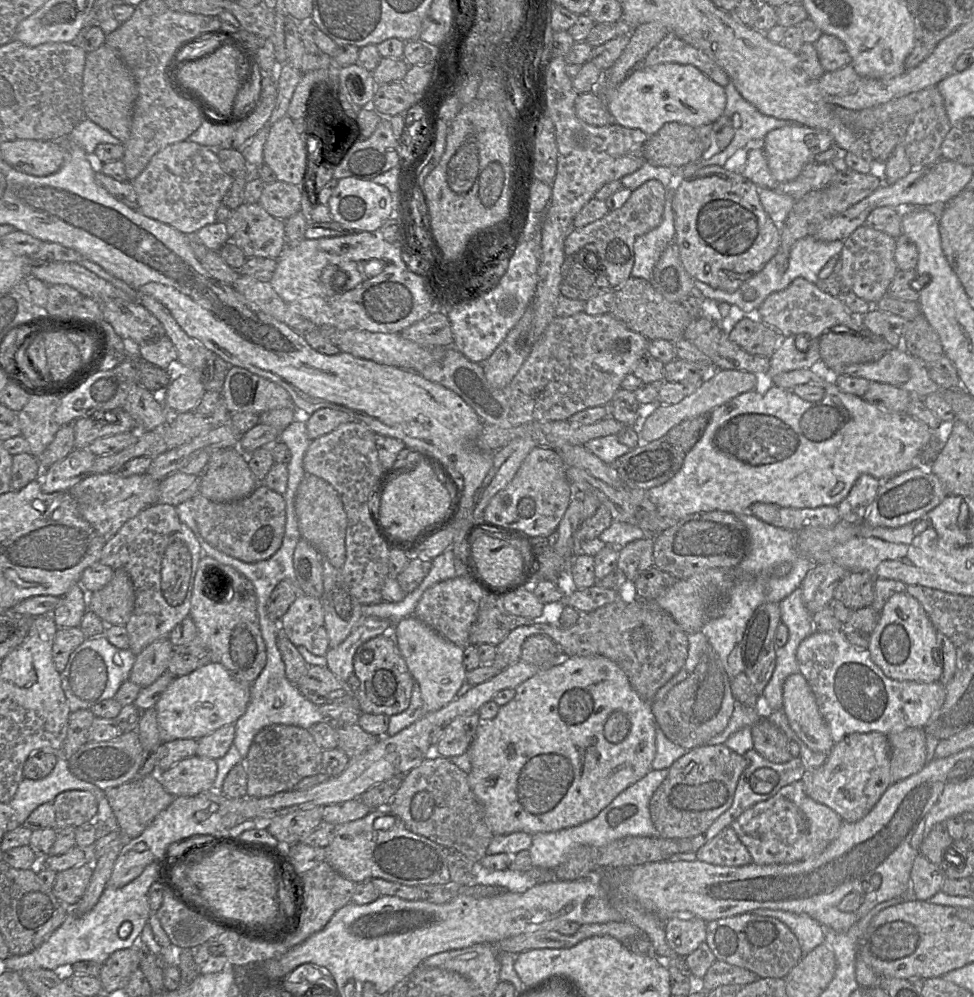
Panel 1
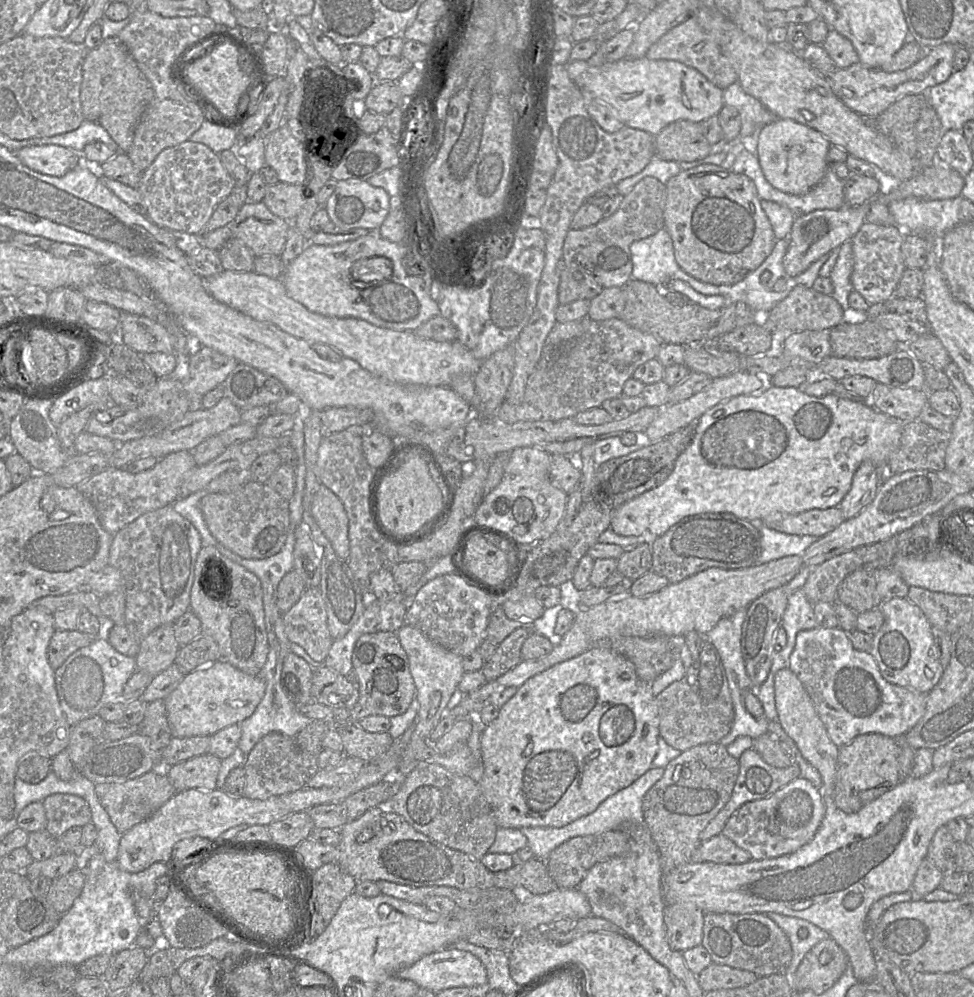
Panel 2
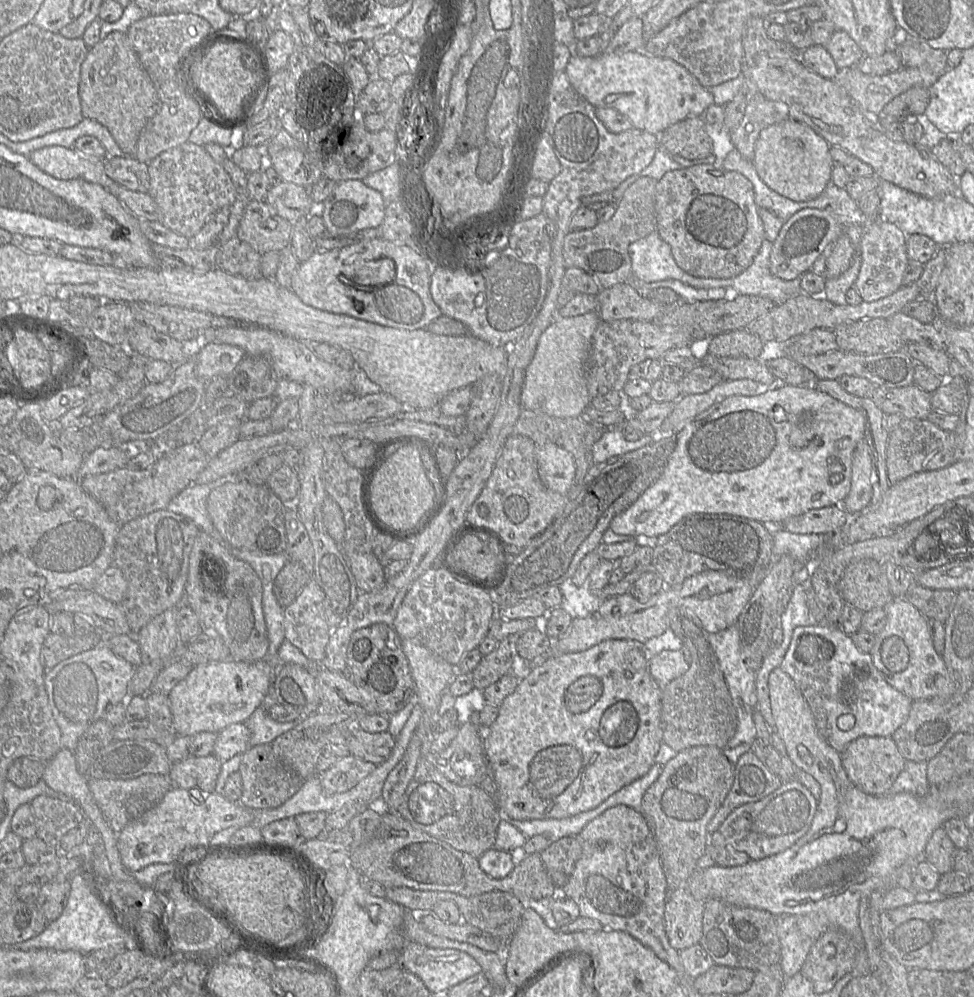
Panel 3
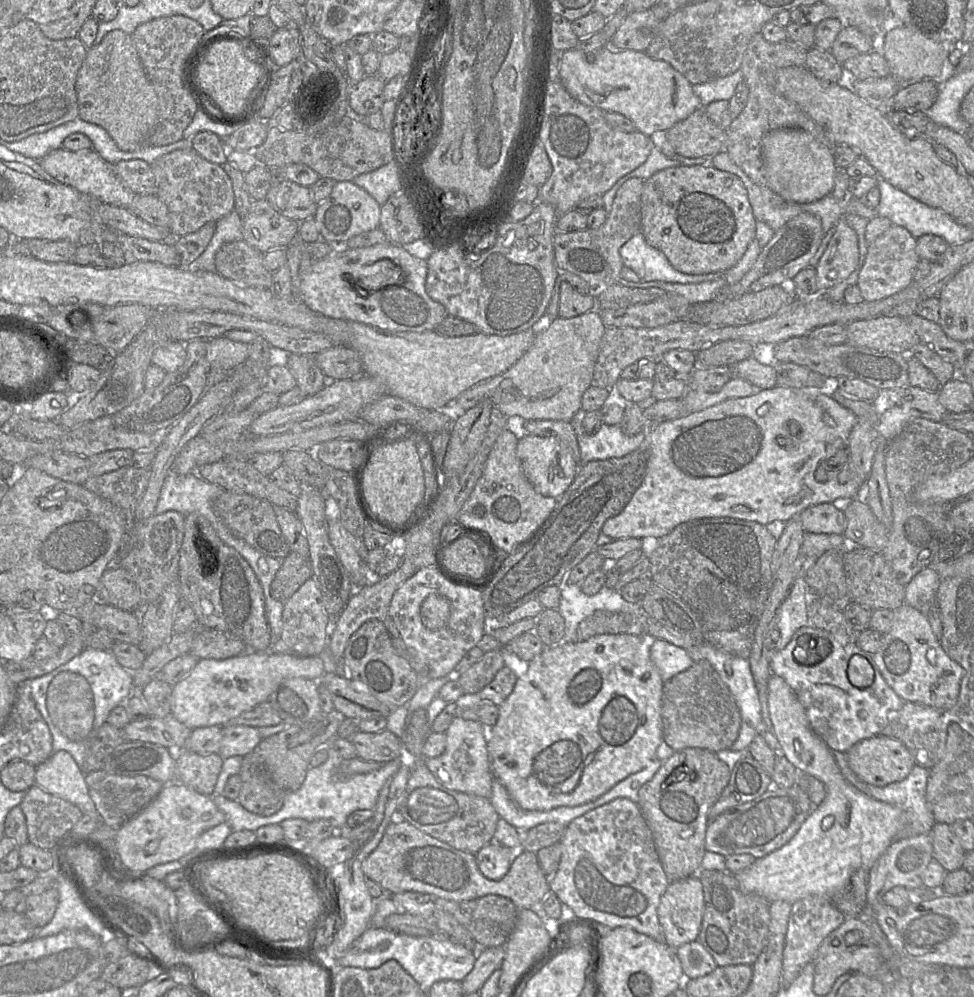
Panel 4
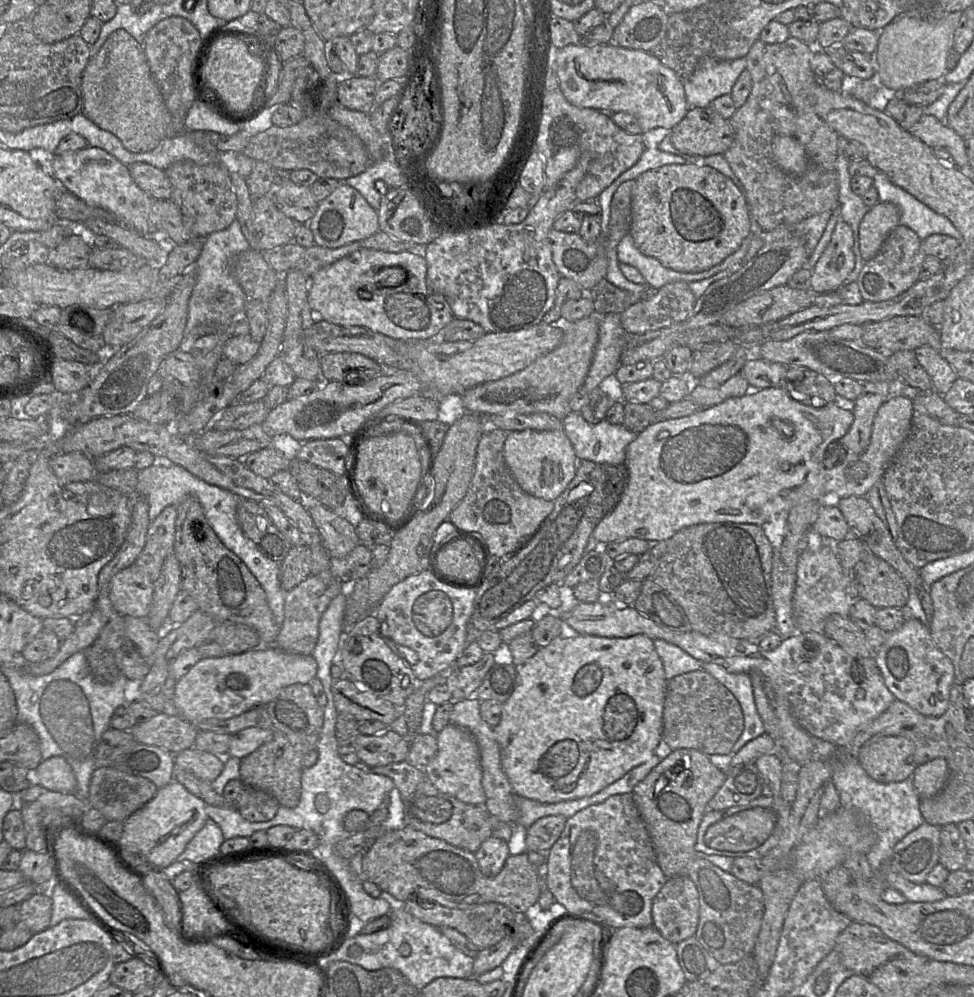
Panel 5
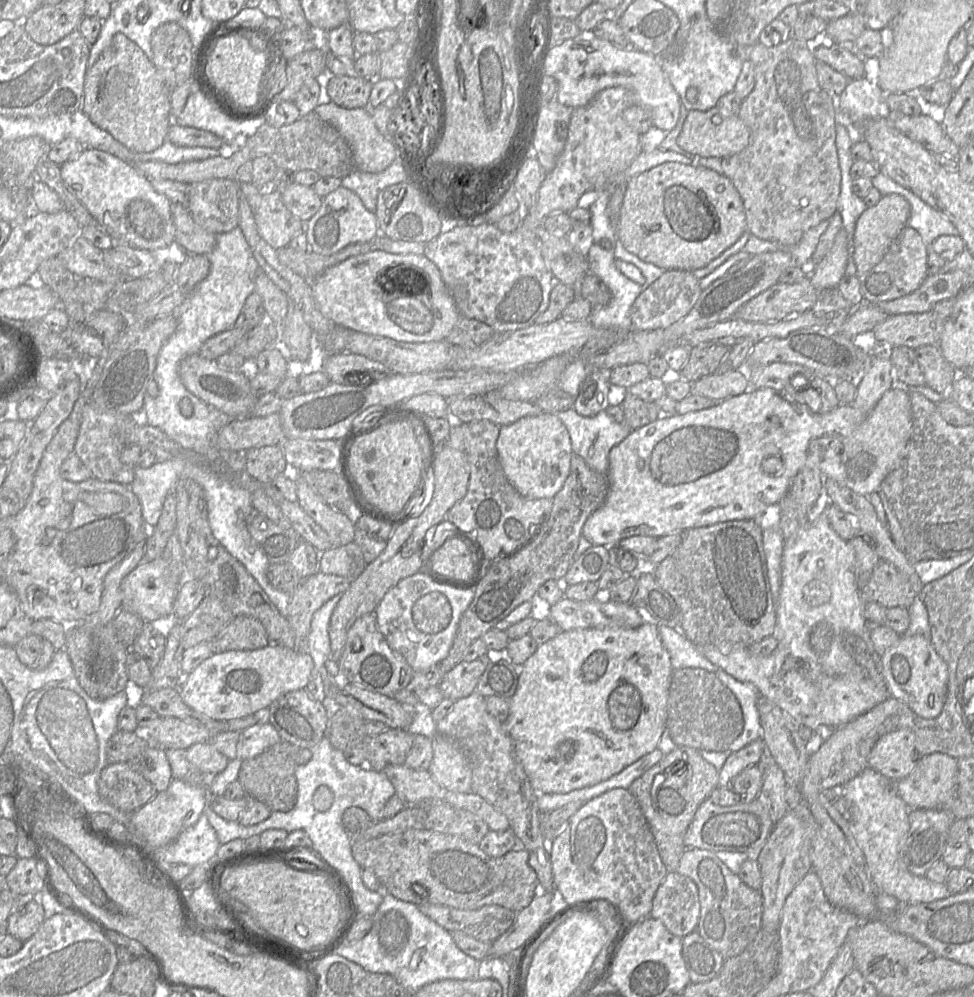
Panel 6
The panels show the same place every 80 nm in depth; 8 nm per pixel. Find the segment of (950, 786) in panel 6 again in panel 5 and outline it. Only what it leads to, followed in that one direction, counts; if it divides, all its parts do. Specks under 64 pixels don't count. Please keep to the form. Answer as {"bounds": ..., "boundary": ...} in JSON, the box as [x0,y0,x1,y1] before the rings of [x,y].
{"bounds":[912,758,949,798],"boundary":[[[935,758],[917,766],[912,775],[914,787],[920,798],[938,794],[946,785],[948,777],[949,768],[945,758]]]}

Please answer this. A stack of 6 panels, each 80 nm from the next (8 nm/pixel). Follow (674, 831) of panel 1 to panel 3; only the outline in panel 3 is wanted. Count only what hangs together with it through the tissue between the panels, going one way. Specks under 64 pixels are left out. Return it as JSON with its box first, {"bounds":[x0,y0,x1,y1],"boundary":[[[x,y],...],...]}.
{"bounds":[641,746,735,895],"boundary":[[[694,746],[677,752],[663,767],[657,780],[646,790],[642,798],[641,813],[644,816],[658,848],[661,866],[668,884],[669,895],[685,887],[687,879],[697,870],[698,859],[705,854],[708,844],[707,827],[721,807],[734,780],[735,765],[715,746]]]}

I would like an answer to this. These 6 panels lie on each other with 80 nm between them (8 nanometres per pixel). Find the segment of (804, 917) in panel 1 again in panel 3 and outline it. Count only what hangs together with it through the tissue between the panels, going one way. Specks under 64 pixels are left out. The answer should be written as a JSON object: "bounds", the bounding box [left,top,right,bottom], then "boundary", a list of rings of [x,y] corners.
{"bounds":[774,914,815,979],"boundary":[[[780,914],[774,917],[781,944],[780,965],[787,979],[801,970],[815,941],[799,930],[796,915]]]}

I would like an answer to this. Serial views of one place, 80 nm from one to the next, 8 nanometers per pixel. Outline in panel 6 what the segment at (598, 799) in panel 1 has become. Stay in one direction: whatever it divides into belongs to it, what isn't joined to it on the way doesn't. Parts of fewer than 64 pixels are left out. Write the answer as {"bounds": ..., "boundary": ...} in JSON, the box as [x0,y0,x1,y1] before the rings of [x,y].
{"bounds":[503,622,673,794],"boundary":[[[645,622],[635,627],[584,628],[570,631],[560,631],[554,638],[539,645],[527,661],[518,667],[518,686],[510,699],[510,713],[503,723],[510,736],[517,760],[522,765],[533,789],[539,794],[565,794],[573,790],[596,785],[618,774],[627,766],[652,752],[667,728],[668,698],[673,668],[668,651],[659,635],[658,626]]]}

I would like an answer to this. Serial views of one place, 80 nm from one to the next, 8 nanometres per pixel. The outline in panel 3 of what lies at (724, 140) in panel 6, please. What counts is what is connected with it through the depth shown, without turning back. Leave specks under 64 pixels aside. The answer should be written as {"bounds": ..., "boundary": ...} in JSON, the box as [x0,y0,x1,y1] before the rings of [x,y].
{"bounds":[659,116,713,160],"boundary":[[[703,116],[687,117],[668,127],[659,135],[659,147],[671,155],[678,155],[688,160],[706,158],[712,154],[713,142],[706,131]]]}

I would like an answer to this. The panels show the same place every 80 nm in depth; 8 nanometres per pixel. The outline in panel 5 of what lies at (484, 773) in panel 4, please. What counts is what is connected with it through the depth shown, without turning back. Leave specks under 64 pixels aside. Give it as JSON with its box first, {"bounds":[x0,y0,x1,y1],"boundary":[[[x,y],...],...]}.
{"bounds":[423,724,485,805],"boundary":[[[453,724],[437,733],[438,750],[423,769],[427,778],[441,792],[450,794],[467,804],[484,805],[485,792],[482,786],[480,751],[474,737],[465,729]]]}

